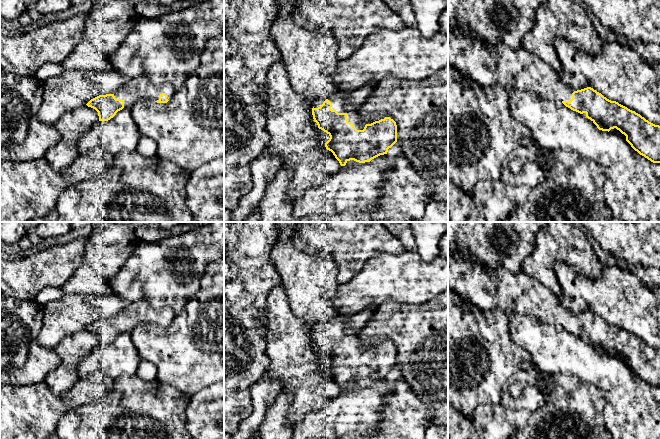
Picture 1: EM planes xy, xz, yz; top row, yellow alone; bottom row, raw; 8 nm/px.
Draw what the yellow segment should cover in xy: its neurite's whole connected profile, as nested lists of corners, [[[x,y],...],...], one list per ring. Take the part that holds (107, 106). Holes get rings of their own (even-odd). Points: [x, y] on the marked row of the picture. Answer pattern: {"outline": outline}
{"outline": [[[146,76],[132,77],[114,94],[99,95],[86,105],[98,112],[99,121],[108,121],[123,108],[131,108],[139,99],[167,103],[175,90],[170,84],[154,85]]]}

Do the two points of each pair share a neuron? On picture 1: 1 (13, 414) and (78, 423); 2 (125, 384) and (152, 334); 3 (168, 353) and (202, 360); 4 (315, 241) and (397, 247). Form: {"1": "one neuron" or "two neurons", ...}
{"1": "two neurons", "2": "two neurons", "3": "one neuron", "4": "one neuron"}

